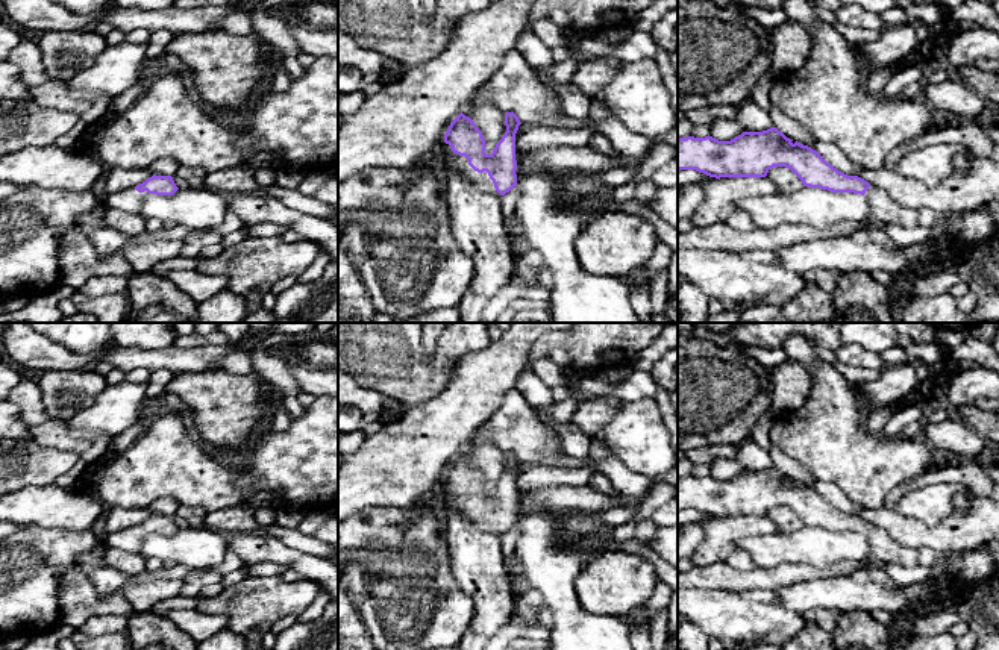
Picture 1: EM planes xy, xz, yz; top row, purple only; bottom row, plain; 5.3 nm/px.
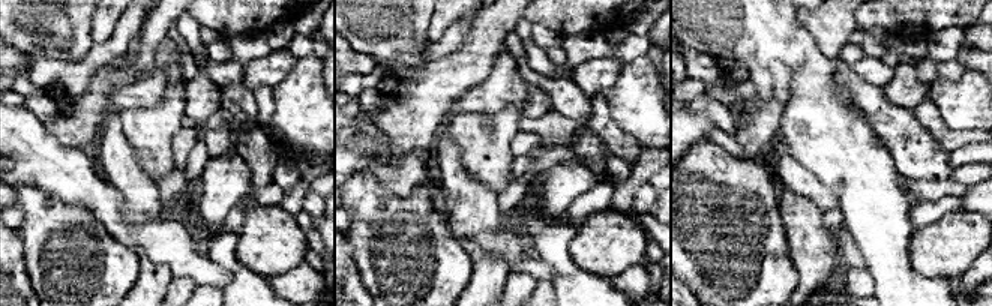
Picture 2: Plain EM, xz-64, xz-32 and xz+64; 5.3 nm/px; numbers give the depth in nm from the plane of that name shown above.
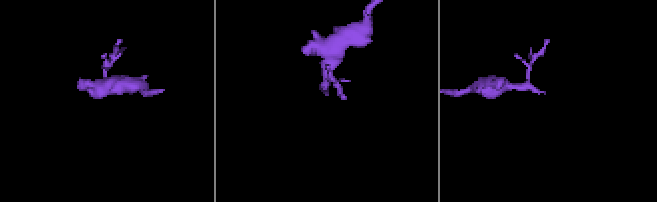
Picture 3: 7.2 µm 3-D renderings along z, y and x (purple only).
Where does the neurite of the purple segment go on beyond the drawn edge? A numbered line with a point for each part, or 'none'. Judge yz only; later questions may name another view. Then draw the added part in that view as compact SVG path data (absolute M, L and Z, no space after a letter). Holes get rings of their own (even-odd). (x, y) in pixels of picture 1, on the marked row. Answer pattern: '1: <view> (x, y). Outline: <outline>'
1: yz (884, 209). Outline: M870 185L864 197L867 198L872 218L884 224L894 224L899 229L919 226L919 211L905 208L894 202L884 189Z

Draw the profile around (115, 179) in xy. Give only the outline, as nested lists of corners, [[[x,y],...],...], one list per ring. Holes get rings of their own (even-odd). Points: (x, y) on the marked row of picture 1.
[[[108,167],[100,185],[100,191],[103,194],[124,191],[146,182],[152,176],[153,173],[150,170],[127,170],[120,167]]]

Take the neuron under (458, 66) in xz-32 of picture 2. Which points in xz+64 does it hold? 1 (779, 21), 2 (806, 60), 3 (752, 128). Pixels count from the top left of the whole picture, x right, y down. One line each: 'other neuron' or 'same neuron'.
1: other neuron
2: other neuron
3: same neuron

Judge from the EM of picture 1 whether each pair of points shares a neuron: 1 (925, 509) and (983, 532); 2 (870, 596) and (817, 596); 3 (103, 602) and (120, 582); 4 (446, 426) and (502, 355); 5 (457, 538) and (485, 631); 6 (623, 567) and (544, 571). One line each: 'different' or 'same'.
1: different
2: same
3: different
4: same
5: same
6: different

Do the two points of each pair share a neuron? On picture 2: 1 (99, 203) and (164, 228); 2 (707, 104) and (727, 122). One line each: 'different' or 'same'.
1: same
2: same

